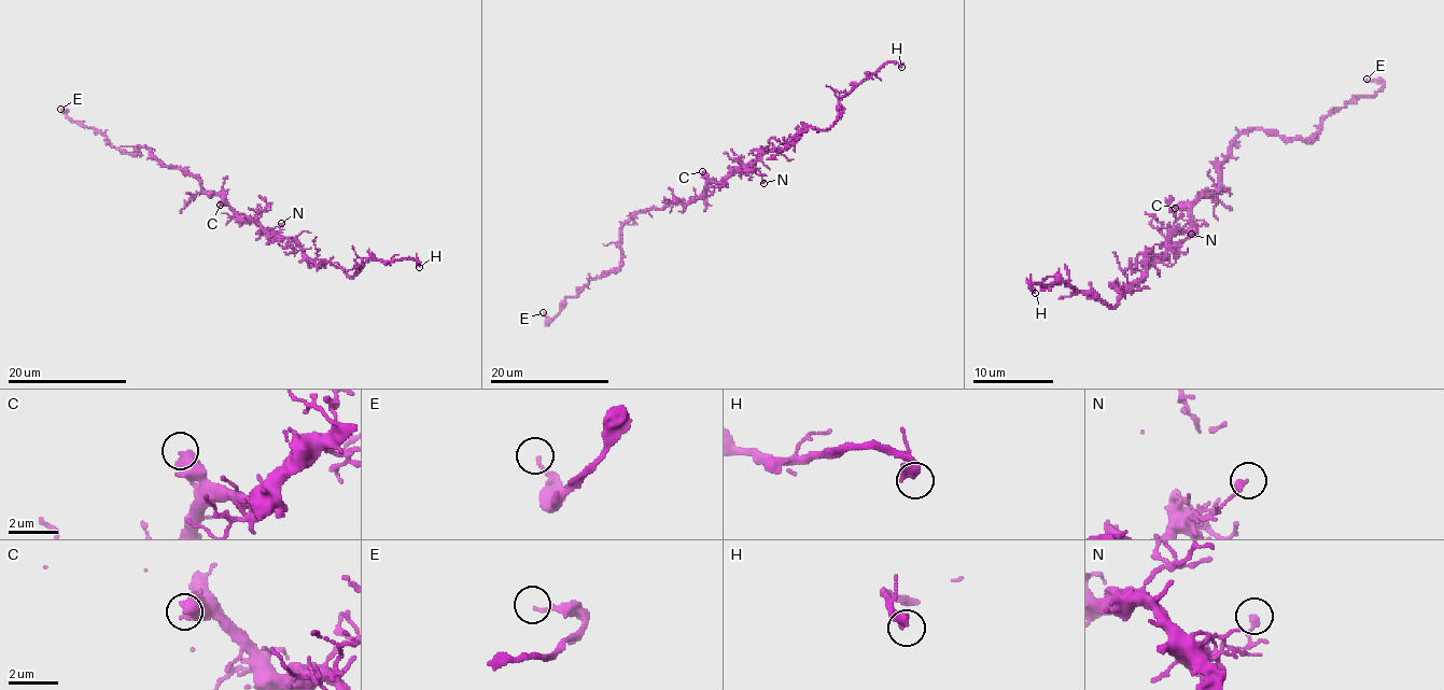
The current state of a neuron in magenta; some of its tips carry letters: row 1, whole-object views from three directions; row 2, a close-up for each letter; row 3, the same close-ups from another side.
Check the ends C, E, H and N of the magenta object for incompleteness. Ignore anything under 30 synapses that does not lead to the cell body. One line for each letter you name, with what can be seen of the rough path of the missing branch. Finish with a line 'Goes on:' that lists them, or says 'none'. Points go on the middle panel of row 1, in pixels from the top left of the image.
Goes on: H

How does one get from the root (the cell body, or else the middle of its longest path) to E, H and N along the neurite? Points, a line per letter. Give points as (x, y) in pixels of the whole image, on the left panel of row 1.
E: (227, 202), (195, 178), (165, 167), (144, 146), (138, 146), (138, 154), (121, 152), (60, 109)
H: (227, 202), (270, 237), (291, 238), (312, 261), (332, 262), (349, 277), (370, 259), (414, 259), (419, 267)
N: (227, 202), (243, 221), (255, 221), (266, 230), (278, 230), (281, 223)

